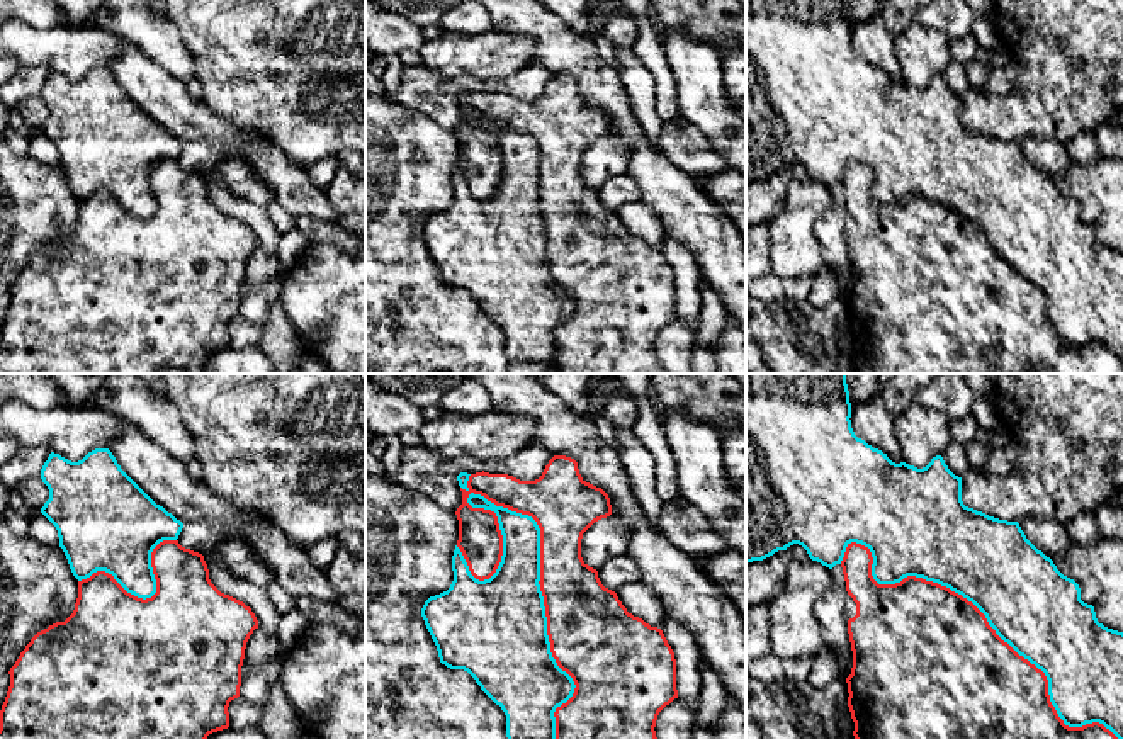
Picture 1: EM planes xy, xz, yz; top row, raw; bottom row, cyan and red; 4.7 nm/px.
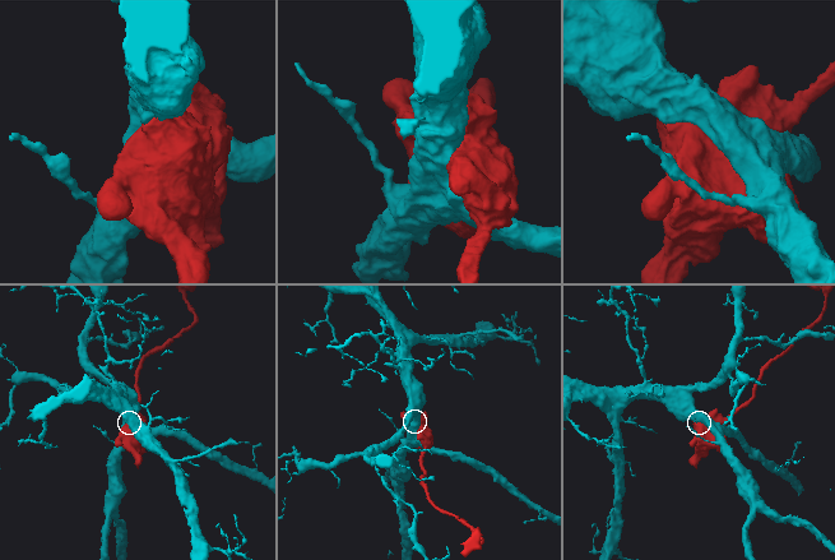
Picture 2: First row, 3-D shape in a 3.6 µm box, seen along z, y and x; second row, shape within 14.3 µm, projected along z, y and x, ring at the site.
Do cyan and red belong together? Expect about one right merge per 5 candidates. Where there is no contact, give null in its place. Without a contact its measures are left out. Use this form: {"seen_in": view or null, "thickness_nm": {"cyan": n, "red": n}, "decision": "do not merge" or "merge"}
{"seen_in": "xz", "thickness_nm": {"cyan": 440, "red": 360}, "decision": "do not merge"}

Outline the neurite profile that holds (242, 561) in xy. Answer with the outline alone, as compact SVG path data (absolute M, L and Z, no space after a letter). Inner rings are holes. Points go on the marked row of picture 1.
M240 539L221 540L214 549L214 556L228 567L229 574L236 579L262 588L267 588L275 579L267 562L263 562L257 556L255 549L251 549Z

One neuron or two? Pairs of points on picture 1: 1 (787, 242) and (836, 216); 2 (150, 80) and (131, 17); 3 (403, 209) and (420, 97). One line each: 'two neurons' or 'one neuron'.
1: two neurons
2: two neurons
3: two neurons

